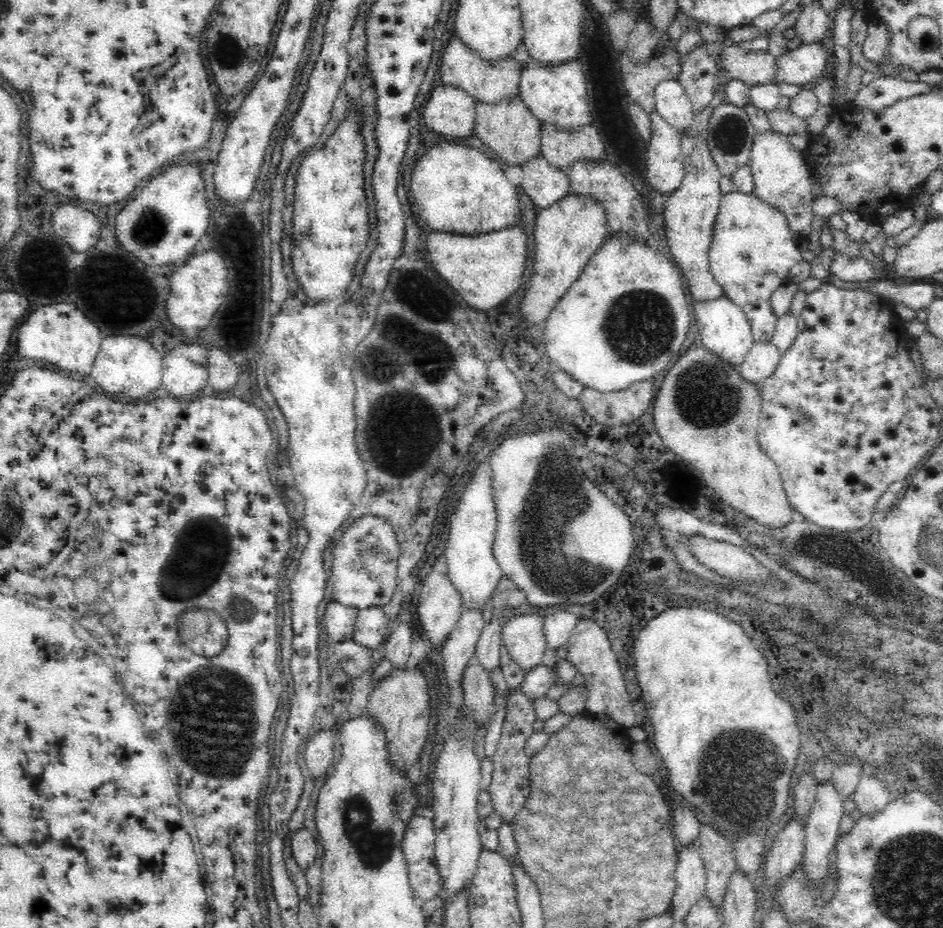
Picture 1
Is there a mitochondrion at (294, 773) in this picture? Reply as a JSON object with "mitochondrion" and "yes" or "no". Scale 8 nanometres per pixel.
{"mitochondrion":"no"}

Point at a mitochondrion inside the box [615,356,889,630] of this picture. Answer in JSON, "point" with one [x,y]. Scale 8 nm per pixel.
{"point":[706,397]}

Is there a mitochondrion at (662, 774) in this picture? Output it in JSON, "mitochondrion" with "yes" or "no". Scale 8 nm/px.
{"mitochondrion":"no"}

